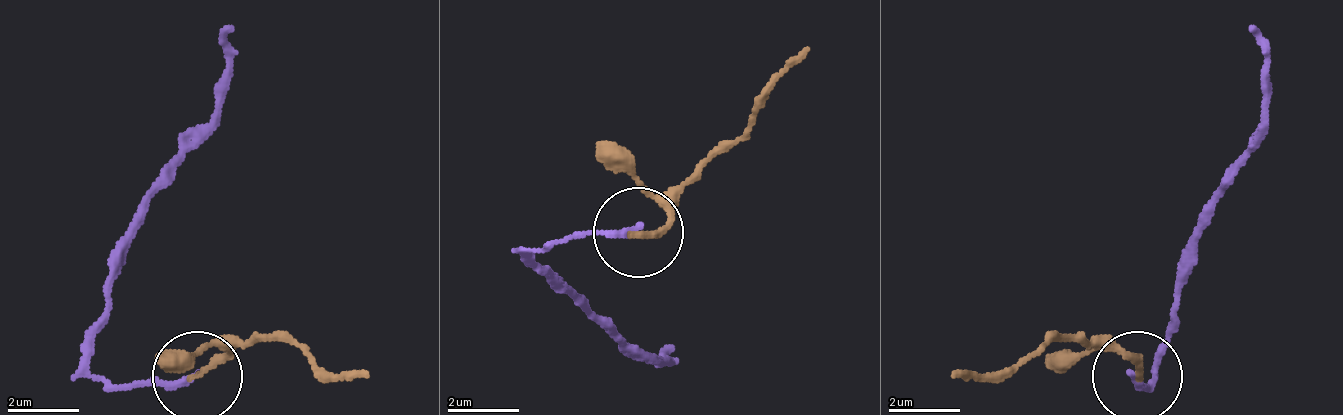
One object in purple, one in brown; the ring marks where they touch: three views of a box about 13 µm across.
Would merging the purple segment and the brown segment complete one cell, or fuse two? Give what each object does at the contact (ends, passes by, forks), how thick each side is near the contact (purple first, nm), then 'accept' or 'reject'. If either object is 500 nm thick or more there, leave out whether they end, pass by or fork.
purple ends; brown ends; calibres 200 and 200 nm; reject

